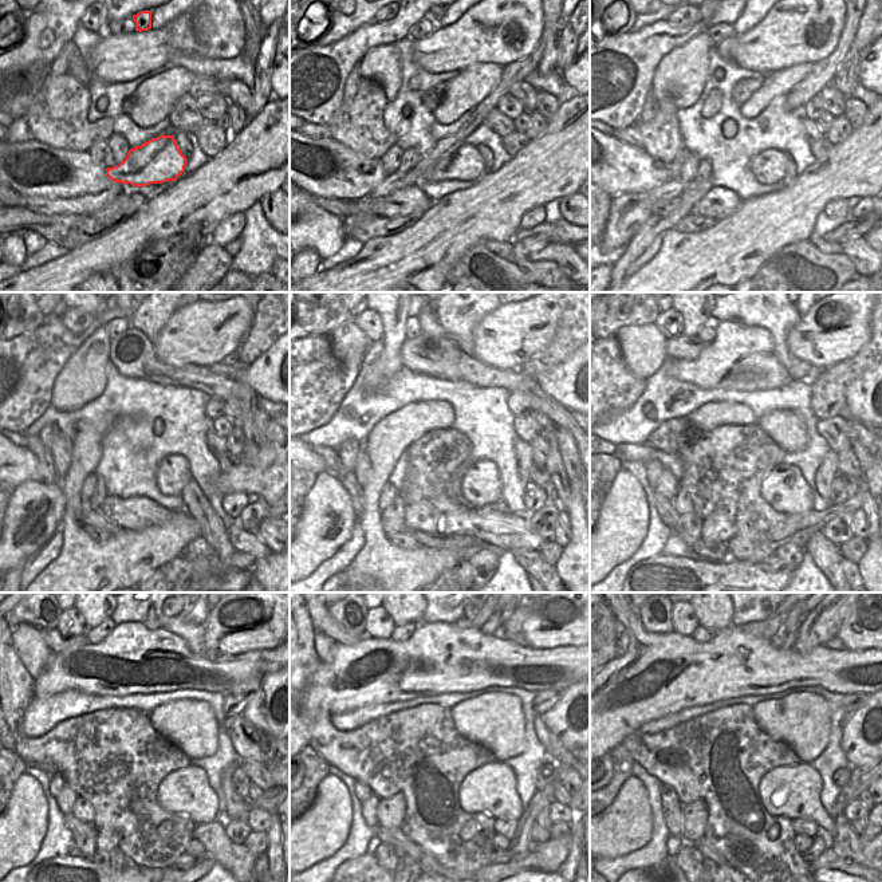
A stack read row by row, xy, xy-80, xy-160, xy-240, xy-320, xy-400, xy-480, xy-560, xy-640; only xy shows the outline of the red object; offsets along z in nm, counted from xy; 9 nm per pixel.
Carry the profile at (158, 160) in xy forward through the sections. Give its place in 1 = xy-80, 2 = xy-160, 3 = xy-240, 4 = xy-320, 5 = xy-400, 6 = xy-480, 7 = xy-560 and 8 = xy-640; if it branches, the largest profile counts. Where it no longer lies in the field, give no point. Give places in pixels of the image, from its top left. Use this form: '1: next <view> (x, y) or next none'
1: next xy-80 (464, 164)
2: next xy-160 (768, 166)
3: next xy-240 (173, 472)
4: next xy-320 (481, 484)
5: next xy-400 (784, 488)
6: next xy-480 (186, 791)
7: next xy-560 (491, 788)
8: next xy-640 (792, 791)

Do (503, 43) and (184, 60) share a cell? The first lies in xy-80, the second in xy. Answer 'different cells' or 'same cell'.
different cells

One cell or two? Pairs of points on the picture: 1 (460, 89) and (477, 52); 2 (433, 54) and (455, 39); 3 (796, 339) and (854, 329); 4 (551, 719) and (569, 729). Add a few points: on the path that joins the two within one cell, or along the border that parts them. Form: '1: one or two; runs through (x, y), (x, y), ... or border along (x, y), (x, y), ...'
1: two; border along (503, 65), (472, 63), (464, 70)
2: one; runs through (438, 52), (449, 44)
3: one; runs through (811, 339), (839, 331)
4: one; runs through (555, 720), (564, 725)

